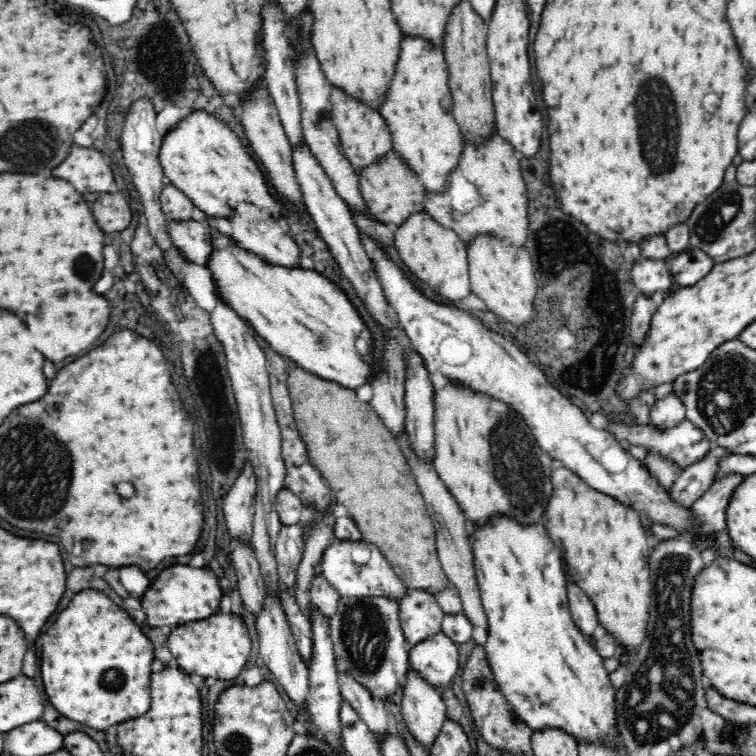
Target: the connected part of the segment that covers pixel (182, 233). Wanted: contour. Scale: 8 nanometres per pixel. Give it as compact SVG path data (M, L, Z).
M193 219L176 222L168 220L168 233L172 243L178 247L190 262L206 267L208 256L214 250L211 246L211 228Z

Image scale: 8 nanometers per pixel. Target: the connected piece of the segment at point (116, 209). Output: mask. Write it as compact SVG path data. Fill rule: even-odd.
M120 191L100 194L92 204L92 212L100 228L104 232L116 232L116 235L130 226L132 211L132 206Z

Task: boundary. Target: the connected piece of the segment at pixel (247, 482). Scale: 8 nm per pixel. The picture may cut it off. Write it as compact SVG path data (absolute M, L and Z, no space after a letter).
M250 461L245 466L224 500L224 518L232 540L252 543L255 512L256 477Z

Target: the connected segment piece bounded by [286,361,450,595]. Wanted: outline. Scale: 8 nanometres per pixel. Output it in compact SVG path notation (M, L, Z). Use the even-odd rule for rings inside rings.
M290 361L287 364L286 385L292 399L296 427L306 444L310 461L320 471L327 486L337 494L337 502L348 508L350 518L360 528L361 540L374 544L381 550L407 589L425 589L433 595L439 593L450 582L437 555L436 529L427 511L423 494L420 494L421 490L396 438L386 429L372 406L358 399L354 389L341 386L335 381L327 381Z

